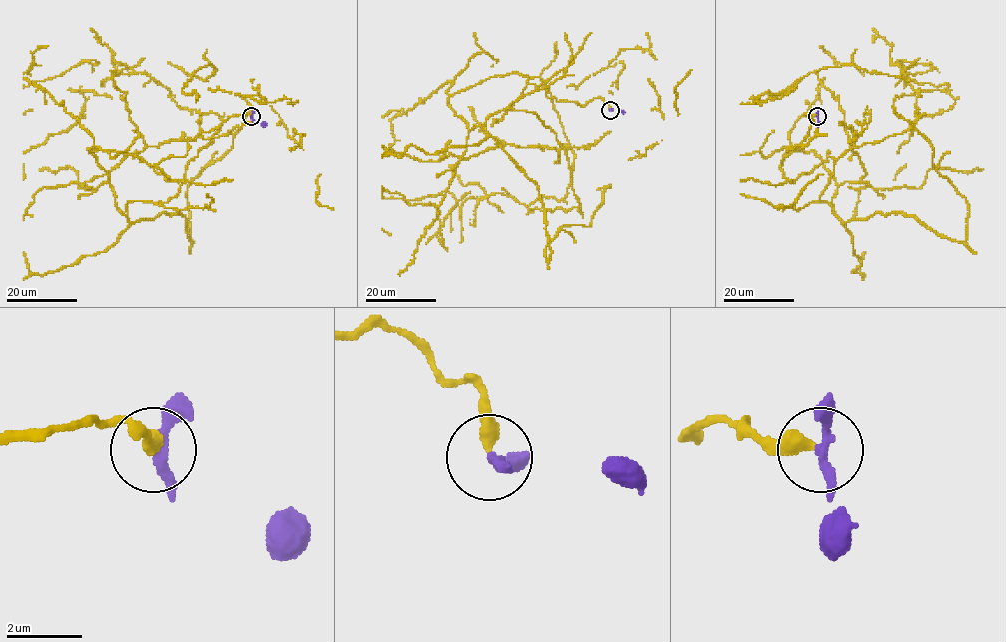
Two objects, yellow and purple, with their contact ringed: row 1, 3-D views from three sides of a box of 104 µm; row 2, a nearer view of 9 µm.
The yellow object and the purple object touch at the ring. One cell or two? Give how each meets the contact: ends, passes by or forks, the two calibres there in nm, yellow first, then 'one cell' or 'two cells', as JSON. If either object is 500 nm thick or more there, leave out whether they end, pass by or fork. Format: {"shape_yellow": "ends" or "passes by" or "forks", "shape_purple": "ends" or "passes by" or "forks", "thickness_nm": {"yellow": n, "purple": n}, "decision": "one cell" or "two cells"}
{"shape_yellow": "ends", "shape_purple": "passes by", "thickness_nm": {"yellow": 400, "purple": 240}, "decision": "one cell"}

